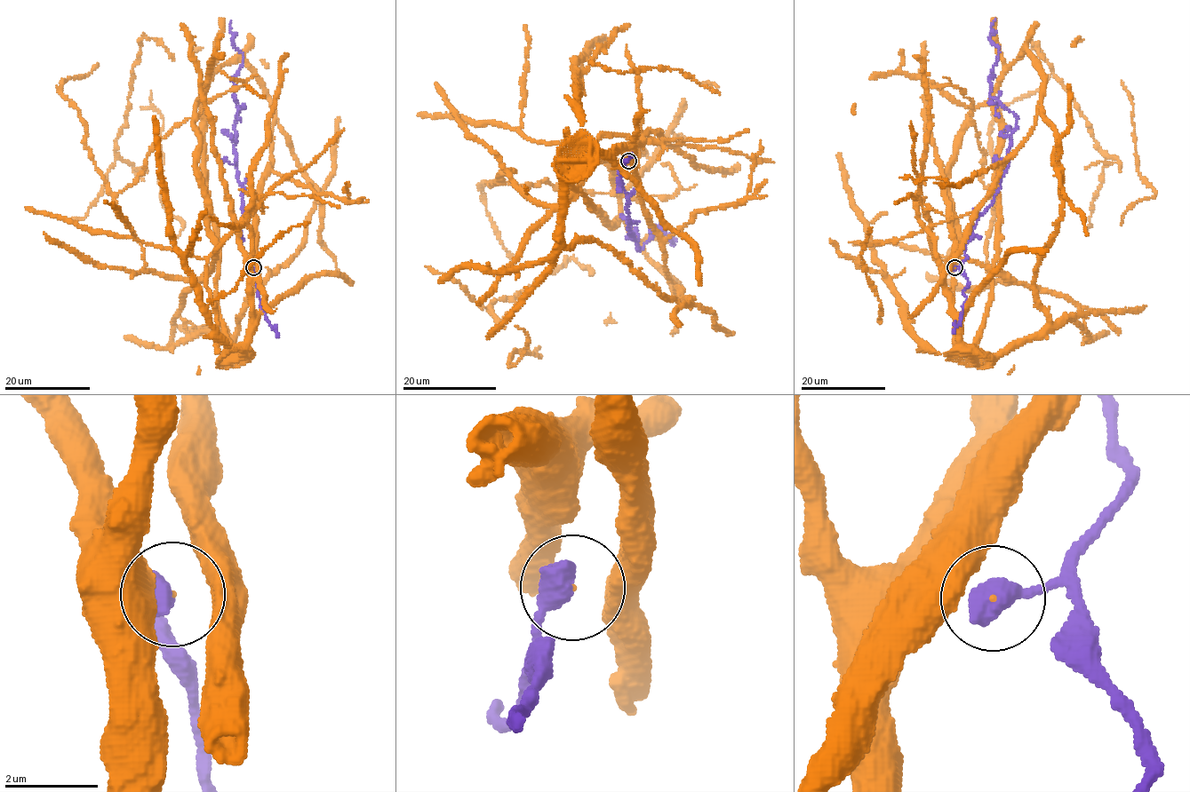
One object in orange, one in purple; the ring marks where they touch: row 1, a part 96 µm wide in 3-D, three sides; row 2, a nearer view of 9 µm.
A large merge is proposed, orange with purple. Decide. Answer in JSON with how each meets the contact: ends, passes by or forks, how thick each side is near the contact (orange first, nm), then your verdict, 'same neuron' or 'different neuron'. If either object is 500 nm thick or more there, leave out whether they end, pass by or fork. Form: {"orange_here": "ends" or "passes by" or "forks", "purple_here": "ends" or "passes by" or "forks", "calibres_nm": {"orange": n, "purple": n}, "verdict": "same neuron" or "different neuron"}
{"calibres_nm": {"orange": 50, "purple": 600}, "verdict": "different neuron"}

